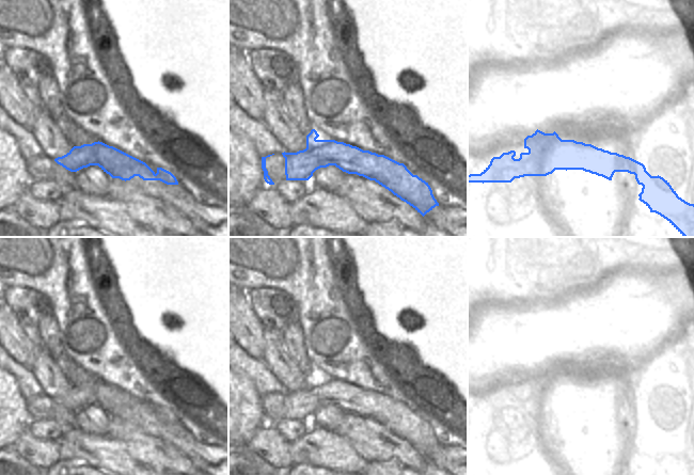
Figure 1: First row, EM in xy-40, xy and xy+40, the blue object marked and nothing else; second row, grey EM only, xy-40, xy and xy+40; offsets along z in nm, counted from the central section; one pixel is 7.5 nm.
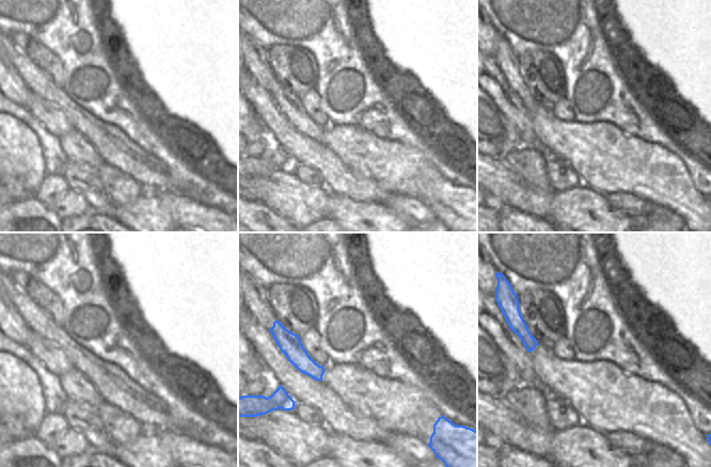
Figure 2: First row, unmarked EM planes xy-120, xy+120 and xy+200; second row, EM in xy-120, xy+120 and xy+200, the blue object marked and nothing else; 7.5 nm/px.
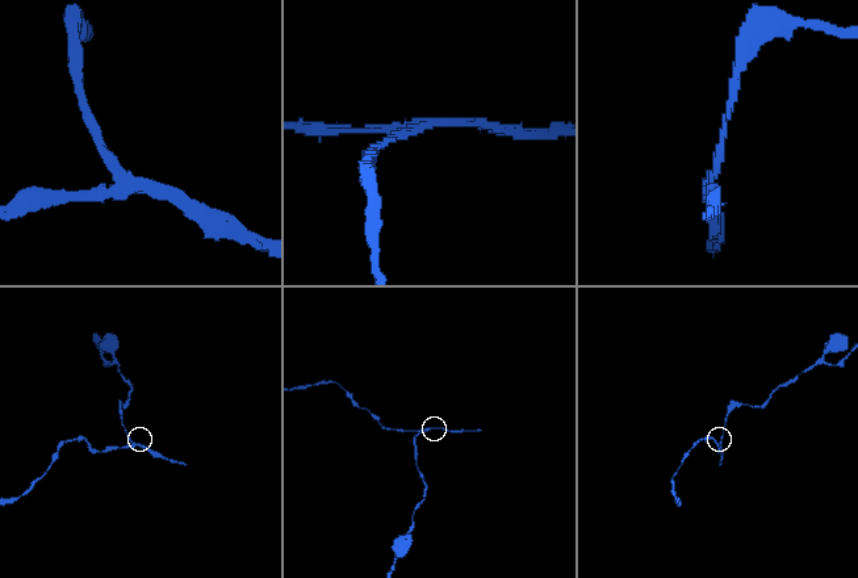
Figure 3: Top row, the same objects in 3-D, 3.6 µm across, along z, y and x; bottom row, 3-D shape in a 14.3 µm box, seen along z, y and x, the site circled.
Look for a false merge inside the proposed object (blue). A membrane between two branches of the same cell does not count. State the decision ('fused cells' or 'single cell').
fused cells

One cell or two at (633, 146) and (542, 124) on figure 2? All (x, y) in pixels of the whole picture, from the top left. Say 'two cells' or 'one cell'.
one cell

